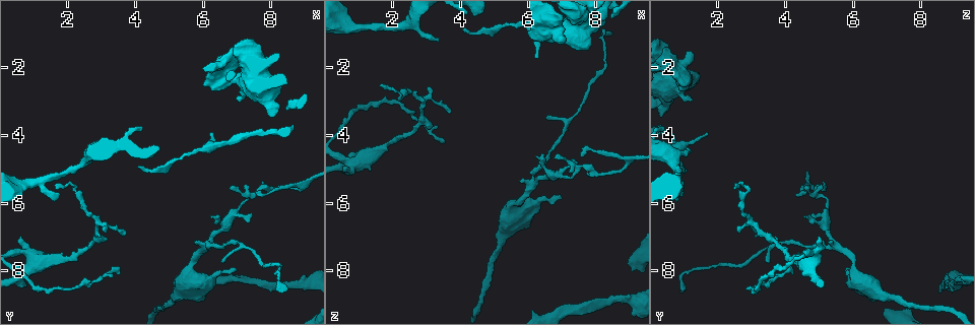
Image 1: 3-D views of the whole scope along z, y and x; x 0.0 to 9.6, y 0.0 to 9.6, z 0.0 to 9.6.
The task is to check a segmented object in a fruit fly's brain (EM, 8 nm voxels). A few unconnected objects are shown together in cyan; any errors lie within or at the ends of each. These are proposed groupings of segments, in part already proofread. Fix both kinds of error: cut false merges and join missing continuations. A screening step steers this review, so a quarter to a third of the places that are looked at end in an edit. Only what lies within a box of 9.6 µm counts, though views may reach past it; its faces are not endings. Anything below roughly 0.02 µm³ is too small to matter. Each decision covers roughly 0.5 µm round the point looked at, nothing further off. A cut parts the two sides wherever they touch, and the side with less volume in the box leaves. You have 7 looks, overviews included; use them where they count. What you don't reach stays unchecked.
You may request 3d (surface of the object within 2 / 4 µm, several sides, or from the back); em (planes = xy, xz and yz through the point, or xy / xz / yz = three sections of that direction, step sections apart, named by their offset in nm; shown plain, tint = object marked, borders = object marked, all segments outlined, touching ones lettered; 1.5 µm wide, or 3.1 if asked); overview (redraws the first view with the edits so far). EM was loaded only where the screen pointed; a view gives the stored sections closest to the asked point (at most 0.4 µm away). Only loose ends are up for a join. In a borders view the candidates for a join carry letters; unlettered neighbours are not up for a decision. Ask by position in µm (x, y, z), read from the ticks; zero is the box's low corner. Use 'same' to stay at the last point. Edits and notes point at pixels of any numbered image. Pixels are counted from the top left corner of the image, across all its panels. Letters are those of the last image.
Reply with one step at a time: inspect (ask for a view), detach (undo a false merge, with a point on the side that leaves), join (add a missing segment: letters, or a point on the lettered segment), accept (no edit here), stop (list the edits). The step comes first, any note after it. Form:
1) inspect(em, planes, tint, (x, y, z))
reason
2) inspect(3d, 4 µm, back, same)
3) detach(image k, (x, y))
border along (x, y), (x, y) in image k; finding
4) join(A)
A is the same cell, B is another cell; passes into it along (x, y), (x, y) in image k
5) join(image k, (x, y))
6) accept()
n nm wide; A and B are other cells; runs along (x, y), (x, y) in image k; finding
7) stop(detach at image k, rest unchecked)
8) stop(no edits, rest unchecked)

inspect(em, planes, borders, (6.30, 3.95, 1.65))
thin end

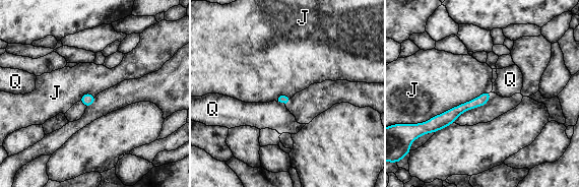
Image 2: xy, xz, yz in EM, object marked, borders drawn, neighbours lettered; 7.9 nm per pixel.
accept()
J and Q are other cells; runs along (488, 94), (431, 126) in image 2; no lettered segment goes on from it

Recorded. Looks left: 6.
inspect(em, yz, step 4, tint, (6.95, 7.90, 5.90))
free end

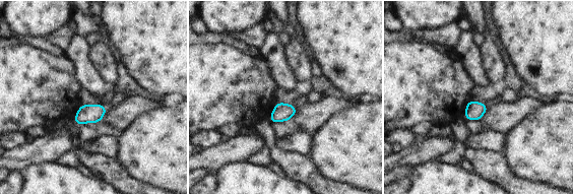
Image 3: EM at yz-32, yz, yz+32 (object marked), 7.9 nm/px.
inspect(em, xy, step 4, tint, same)

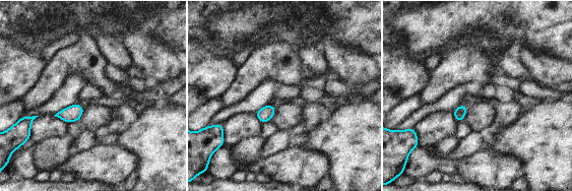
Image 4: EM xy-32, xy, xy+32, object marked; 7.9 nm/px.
inspect(em, xy, step 4, borders, same)
what lies round it

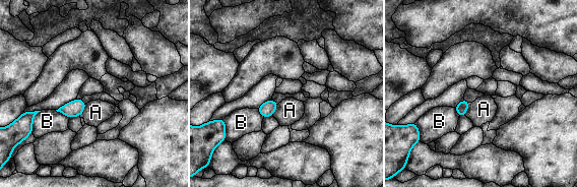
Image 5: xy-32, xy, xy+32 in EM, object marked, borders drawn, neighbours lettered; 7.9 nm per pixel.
accept()
A and B are other cells; border along (86, 104), (79, 116) in image 5; no lettered segment goes on from it

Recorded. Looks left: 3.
inspect(em, planes, borders, (9.10, 8.35, 8.90))
thick turns thin

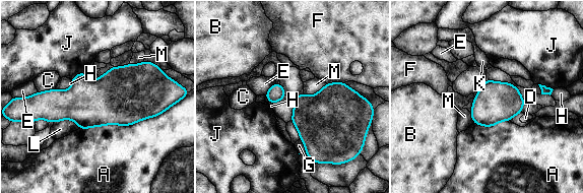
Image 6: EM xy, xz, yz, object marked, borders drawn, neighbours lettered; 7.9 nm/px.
accept()
A, B, C, D, E, F, G, H, J, K, L and M are other cells; border along (71, 79), (67, 89), (56, 88) in image 6; continuous, no second neuron

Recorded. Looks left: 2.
stop(no edits, rest unchecked)

